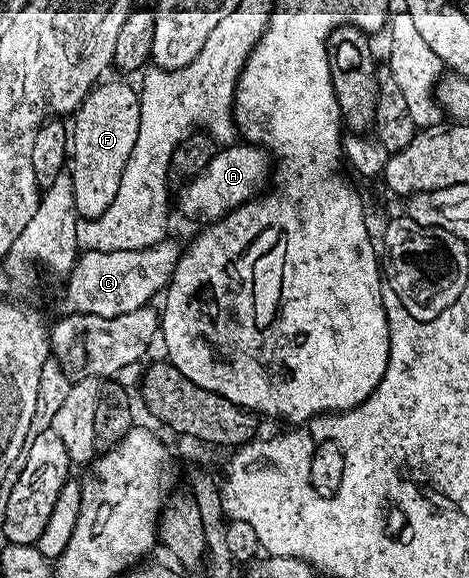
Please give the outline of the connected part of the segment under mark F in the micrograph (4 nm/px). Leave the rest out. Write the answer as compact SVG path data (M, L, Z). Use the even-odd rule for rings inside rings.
M120 80L97 83L74 113L70 124L70 175L74 182L74 206L77 217L93 220L114 202L118 186L122 186L122 170L138 139L140 98L137 89Z

